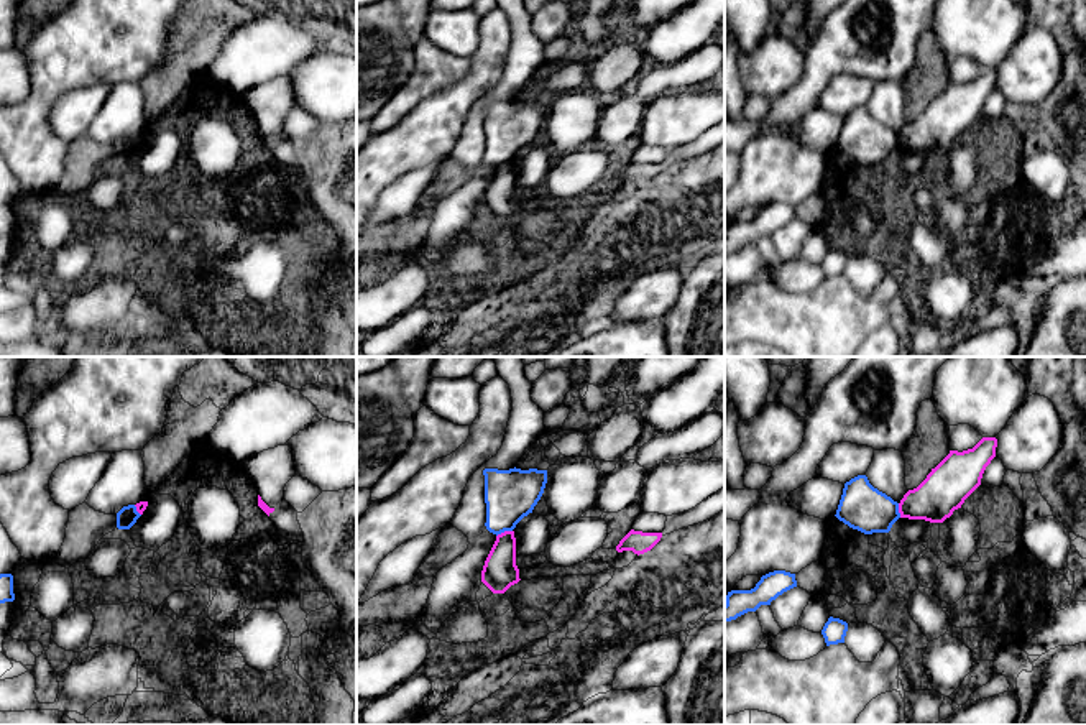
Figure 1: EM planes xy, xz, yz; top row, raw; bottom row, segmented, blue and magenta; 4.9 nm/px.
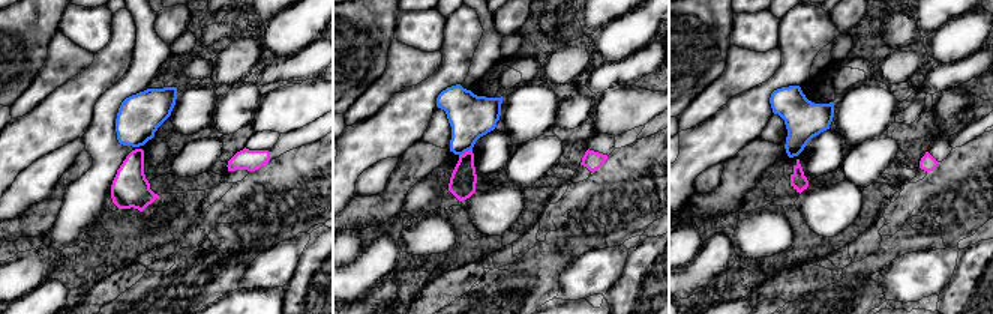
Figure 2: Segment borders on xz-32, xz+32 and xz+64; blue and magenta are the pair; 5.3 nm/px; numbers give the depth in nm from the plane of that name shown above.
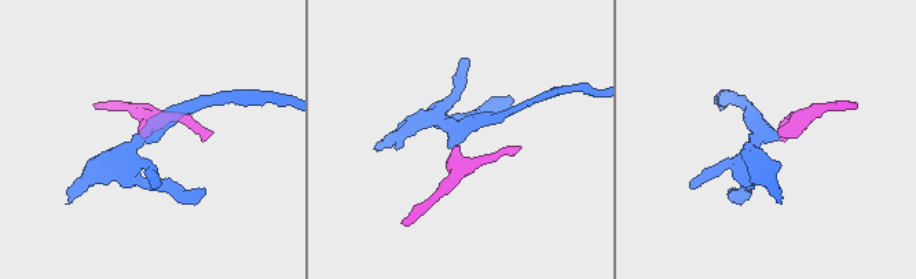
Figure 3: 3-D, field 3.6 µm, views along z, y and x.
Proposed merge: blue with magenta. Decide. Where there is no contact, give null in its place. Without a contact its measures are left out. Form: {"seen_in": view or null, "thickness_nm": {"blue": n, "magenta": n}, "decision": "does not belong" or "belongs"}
{"seen_in": "xz", "thickness_nm": {"blue": 260, "magenta": 170}, "decision": "does not belong"}

